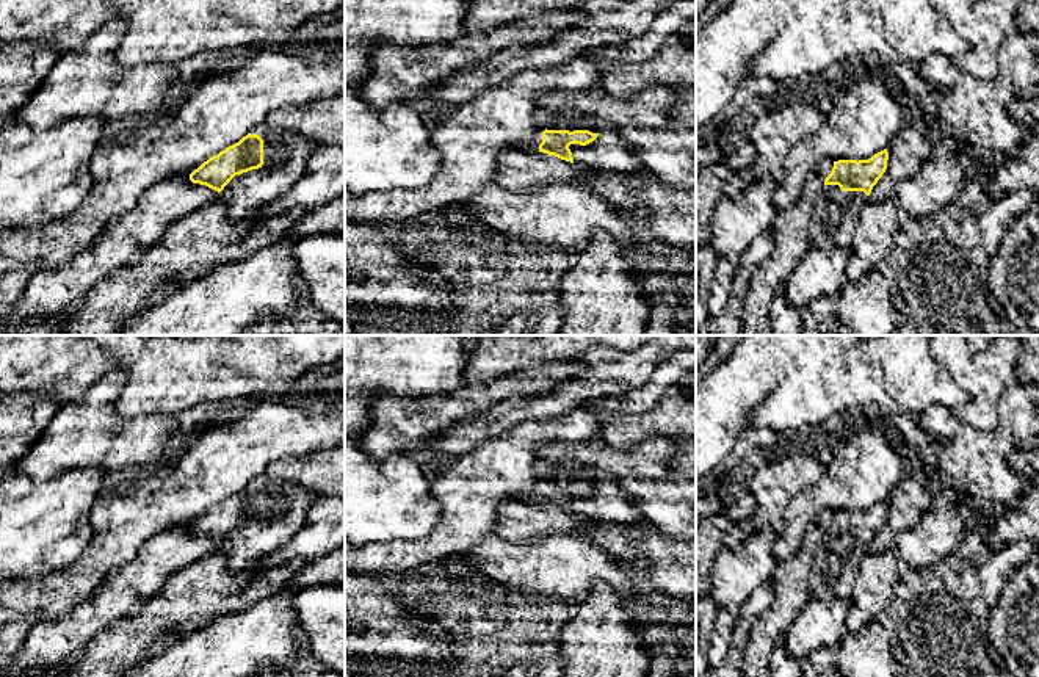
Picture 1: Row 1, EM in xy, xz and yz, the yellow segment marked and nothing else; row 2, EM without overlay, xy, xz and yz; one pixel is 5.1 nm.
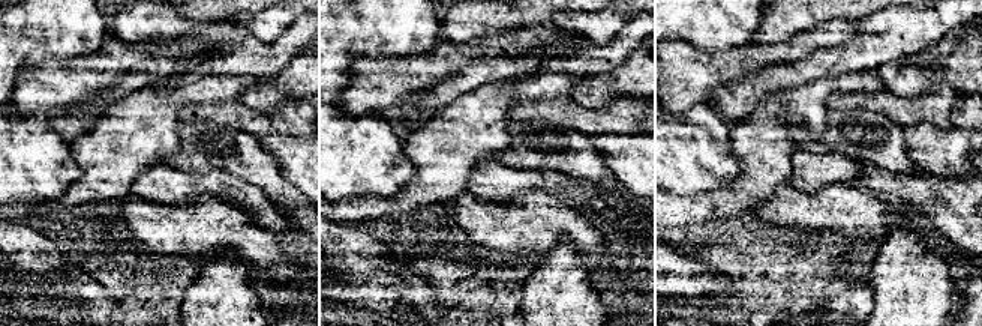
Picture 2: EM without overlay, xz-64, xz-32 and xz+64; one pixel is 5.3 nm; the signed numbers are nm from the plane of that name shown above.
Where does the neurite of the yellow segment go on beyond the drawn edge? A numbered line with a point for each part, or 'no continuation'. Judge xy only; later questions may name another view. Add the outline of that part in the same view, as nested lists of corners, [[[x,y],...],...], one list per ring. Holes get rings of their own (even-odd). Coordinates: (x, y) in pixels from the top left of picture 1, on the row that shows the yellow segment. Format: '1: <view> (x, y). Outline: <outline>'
1: xy (285, 152). Outline: [[[260,124],[251,135],[263,139],[263,165],[235,176],[219,193],[232,221],[254,215],[268,202],[285,194],[307,171],[307,161],[318,147],[295,130]]]

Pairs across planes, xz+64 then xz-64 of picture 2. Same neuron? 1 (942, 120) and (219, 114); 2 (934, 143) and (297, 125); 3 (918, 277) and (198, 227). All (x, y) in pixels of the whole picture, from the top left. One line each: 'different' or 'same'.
1: same
2: different
3: different

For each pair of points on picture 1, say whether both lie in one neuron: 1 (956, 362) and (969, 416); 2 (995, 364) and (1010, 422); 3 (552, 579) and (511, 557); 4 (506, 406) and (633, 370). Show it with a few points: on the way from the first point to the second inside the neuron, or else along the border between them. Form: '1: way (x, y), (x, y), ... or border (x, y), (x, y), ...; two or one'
1: way (969, 375), (978, 384), (978, 403); one
2: border (1016, 380), (999, 400), (997, 425), (994, 428); two
3: way (543, 569), (521, 564); one
4: way (538, 406), (557, 403), (602, 372); one

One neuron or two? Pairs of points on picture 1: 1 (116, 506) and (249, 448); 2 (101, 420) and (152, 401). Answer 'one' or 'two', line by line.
1: one
2: two

